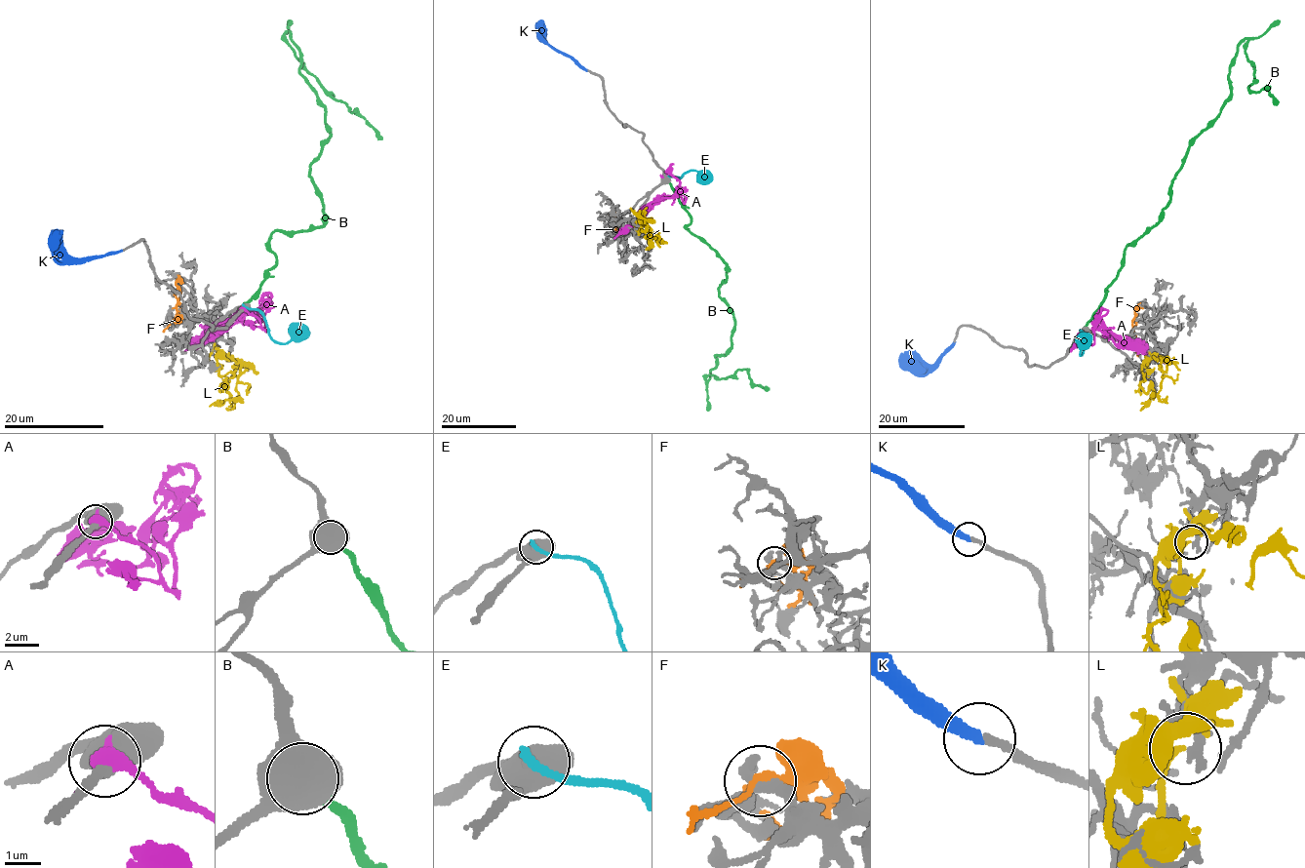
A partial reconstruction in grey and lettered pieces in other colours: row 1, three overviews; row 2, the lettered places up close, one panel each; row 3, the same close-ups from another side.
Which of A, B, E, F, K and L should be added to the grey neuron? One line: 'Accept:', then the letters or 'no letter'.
Accept: K

